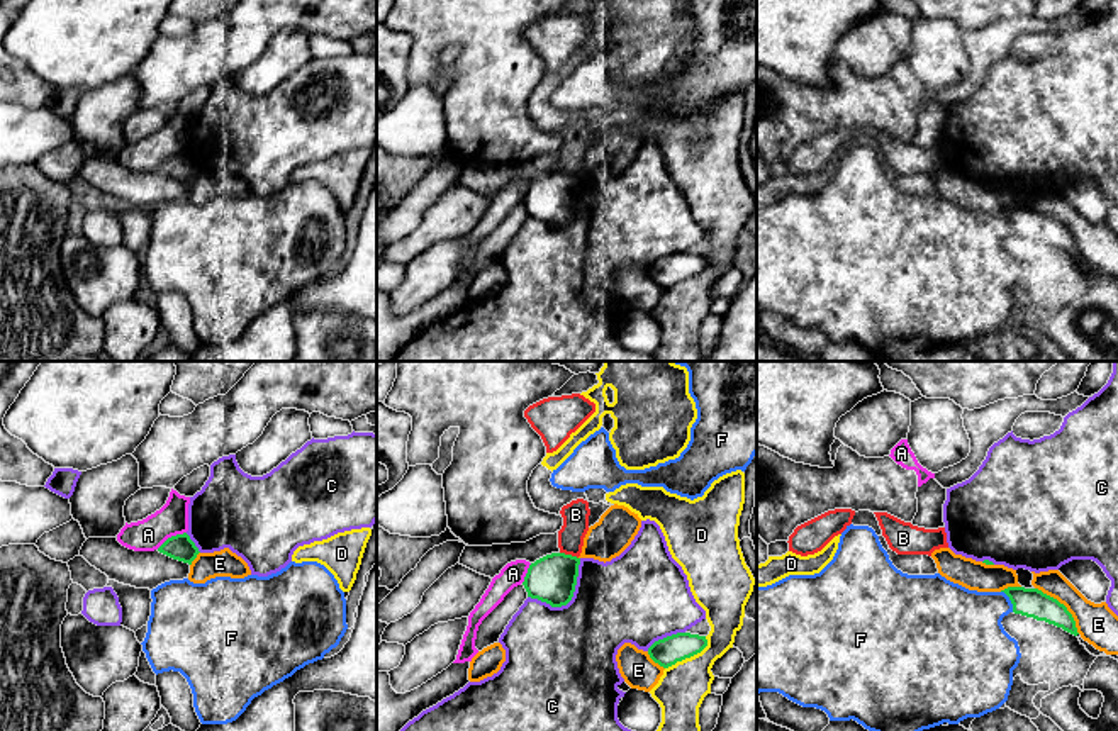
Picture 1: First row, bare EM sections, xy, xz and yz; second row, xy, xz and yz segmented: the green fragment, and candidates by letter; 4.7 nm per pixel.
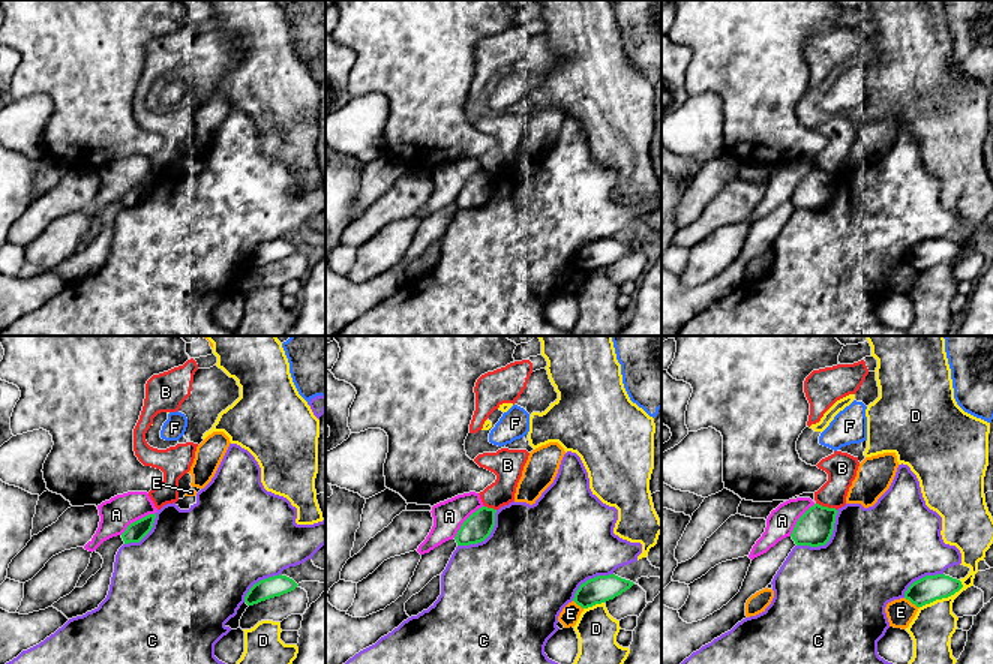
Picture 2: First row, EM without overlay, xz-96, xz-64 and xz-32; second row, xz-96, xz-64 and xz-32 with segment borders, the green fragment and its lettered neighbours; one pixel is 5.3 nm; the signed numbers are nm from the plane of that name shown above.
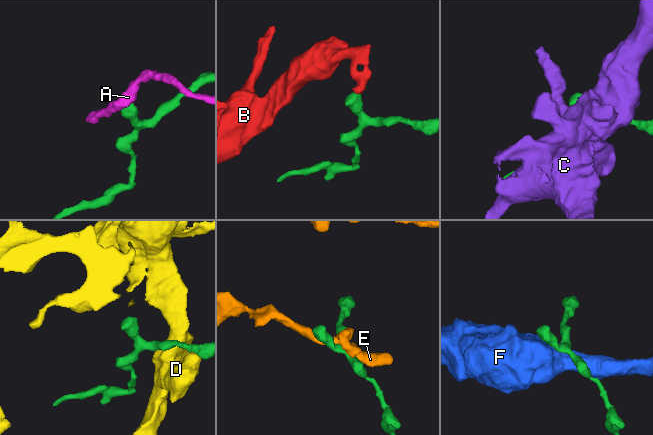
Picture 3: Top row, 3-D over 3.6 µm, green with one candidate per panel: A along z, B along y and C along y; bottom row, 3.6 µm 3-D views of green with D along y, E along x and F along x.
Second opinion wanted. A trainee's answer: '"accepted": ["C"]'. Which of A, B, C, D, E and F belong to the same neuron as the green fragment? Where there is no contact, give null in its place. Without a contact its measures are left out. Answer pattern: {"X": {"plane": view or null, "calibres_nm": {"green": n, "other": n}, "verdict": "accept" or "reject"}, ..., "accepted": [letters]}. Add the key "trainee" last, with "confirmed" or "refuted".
{"A": {"plane": "xy", "calibres_nm": {"green": 120, "other": 160}, "verdict": "reject"}, "B": {"plane": "xz", "calibres_nm": {"green": 220, "other": 130}, "verdict": "reject"}, "C": {"plane": "xz", "calibres_nm": {"green": 220, "other": 460}, "verdict": "reject"}, "D": {"plane": "xz", "calibres_nm": {"green": 140, "other": 220}, "verdict": "reject"}, "E": {"plane": "yz", "calibres_nm": {"green": 140, "other": 190}, "verdict": "reject"}, "F": {"plane": "yz", "calibres_nm": {"green": 140, "other": 340}, "verdict": "reject"}, "accepted": [], "trainee": "refuted"}

